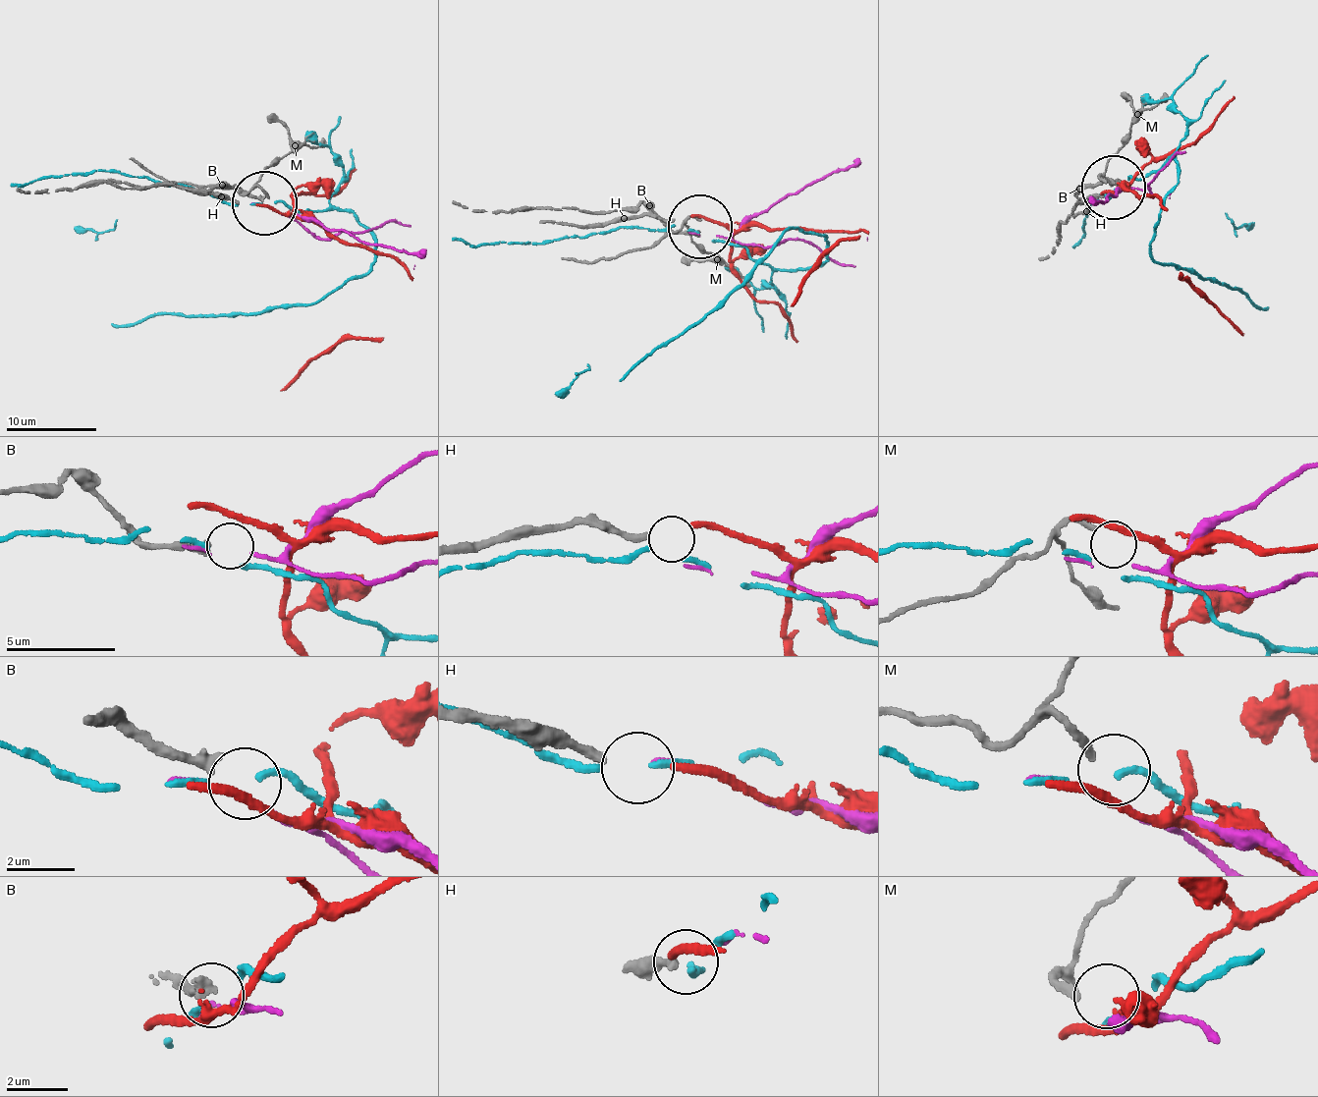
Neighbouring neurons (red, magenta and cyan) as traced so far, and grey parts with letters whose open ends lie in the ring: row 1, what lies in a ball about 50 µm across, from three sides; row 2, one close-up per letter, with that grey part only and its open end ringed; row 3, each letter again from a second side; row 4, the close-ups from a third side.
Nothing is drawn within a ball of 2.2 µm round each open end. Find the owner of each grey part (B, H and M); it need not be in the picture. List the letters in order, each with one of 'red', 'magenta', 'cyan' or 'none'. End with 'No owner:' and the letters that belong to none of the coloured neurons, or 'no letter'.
B: none
H: red
M: none
No owner: B, M

